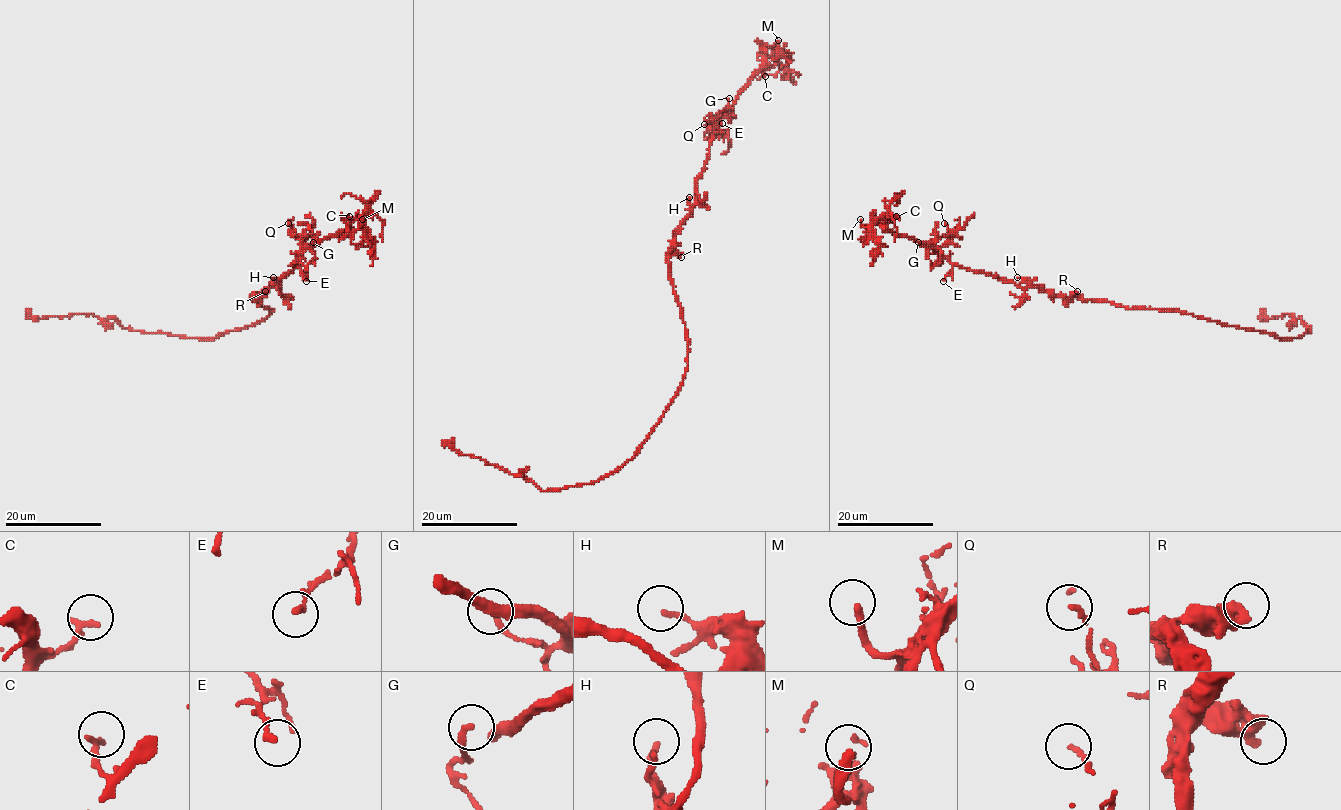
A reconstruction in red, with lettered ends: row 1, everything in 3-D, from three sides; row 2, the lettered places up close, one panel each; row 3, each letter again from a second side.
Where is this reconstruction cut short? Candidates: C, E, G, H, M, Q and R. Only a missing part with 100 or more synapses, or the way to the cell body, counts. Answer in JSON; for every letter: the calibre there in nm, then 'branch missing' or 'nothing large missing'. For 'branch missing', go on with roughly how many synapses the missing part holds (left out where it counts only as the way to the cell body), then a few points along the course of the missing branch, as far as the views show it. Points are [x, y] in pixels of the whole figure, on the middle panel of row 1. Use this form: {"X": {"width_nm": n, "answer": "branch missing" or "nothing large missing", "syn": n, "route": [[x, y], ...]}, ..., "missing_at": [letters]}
{"C": {"width_nm": 240, "answer": "nothing large missing"}, "E": {"width_nm": 200, "answer": "nothing large missing"}, "G": {"width_nm": 200, "answer": "nothing large missing"}, "H": {"width_nm": 180, "answer": "nothing large missing"}, "M": {"width_nm": 240, "answer": "branch missing", "route": [[778, 40], [781, 29], [752, 12], [711, 16], [710, 20], [704, 17]]}, "Q": {"width_nm": 150, "answer": "nothing large missing"}, "R": {"width_nm": 420, "answer": "nothing large missing"}, "missing_at": ["M"]}

